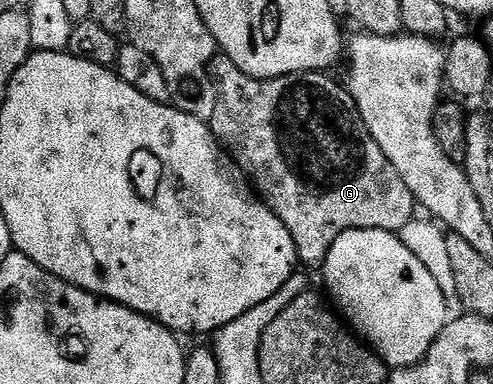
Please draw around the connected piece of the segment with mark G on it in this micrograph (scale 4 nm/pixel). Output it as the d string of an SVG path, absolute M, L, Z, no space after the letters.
M218 54L209 63L209 77L213 80L217 93L215 114L211 121L213 136L221 143L222 148L229 153L229 157L241 167L241 171L245 173L249 183L253 185L253 190L260 200L277 215L279 222L283 222L283 226L287 226L287 230L295 242L298 261L302 265L324 265L335 238L339 238L339 234L343 234L347 230L352 228L355 230L383 230L397 234L400 233L403 226L407 226L409 220L413 219L415 201L411 190L407 190L407 186L403 186L403 178L399 178L399 174L395 174L395 166L391 166L391 162L387 162L383 150L379 150L375 138L371 138L371 134L361 120L359 110L355 106L349 91L342 85L340 88L329 77L329 74L325 72L297 72L293 76L276 76L270 80L260 80L254 76L248 76L243 70L239 70L239 66L235 66L235 62L231 62L231 58Z

